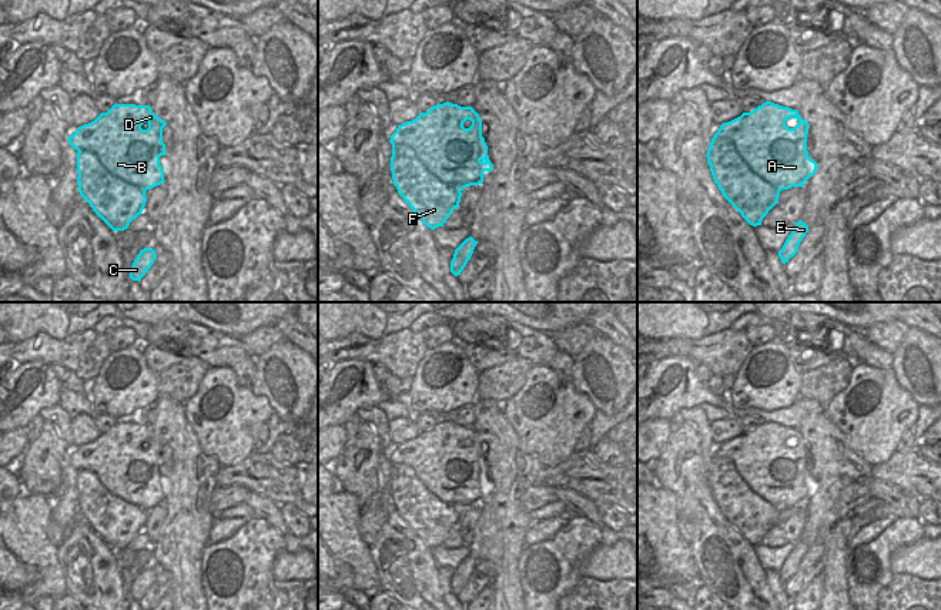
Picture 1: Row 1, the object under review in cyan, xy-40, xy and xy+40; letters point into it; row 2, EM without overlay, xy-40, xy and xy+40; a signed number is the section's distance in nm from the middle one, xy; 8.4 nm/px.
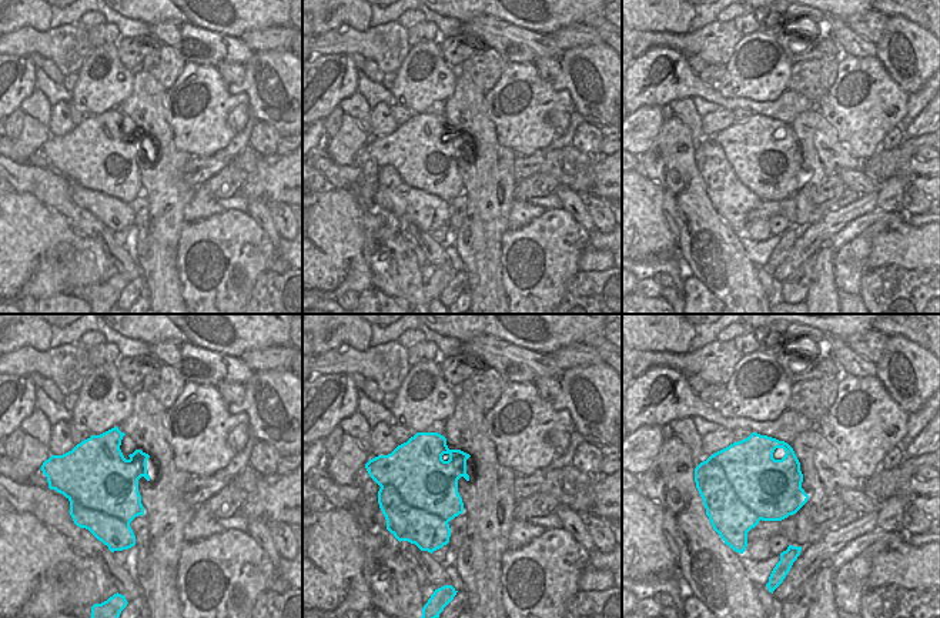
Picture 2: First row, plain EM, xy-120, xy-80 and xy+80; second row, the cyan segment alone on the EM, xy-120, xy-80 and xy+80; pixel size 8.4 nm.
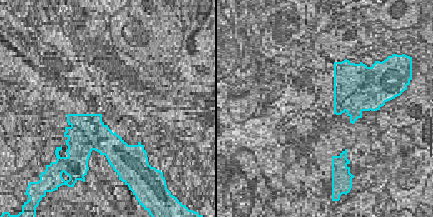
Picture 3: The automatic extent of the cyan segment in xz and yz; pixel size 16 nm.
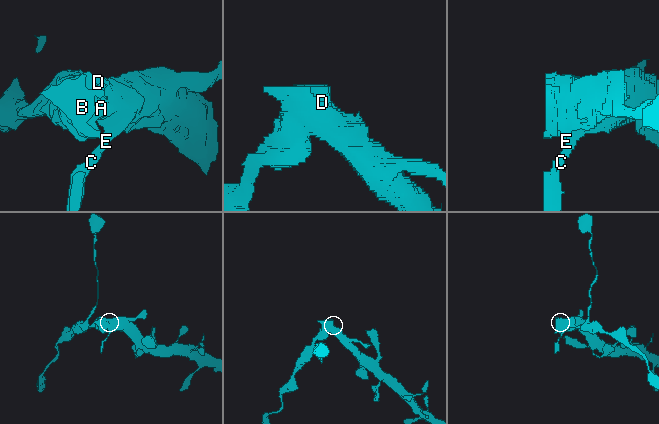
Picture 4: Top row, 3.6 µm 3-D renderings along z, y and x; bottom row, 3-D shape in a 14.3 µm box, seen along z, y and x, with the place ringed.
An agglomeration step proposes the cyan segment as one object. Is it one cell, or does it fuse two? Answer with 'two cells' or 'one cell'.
two cells

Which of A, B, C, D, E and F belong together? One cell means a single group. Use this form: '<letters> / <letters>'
A B C D E / F

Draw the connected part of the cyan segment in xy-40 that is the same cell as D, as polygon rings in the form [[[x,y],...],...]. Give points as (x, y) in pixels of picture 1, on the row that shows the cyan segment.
[[[114,104],[94,121],[77,128],[68,137],[68,144],[77,151],[91,151],[107,171],[127,184],[147,191],[164,184],[164,170],[160,157],[165,155],[163,143],[164,120],[157,117],[150,105]]]

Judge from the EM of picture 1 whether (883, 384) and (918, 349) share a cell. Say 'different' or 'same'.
different

